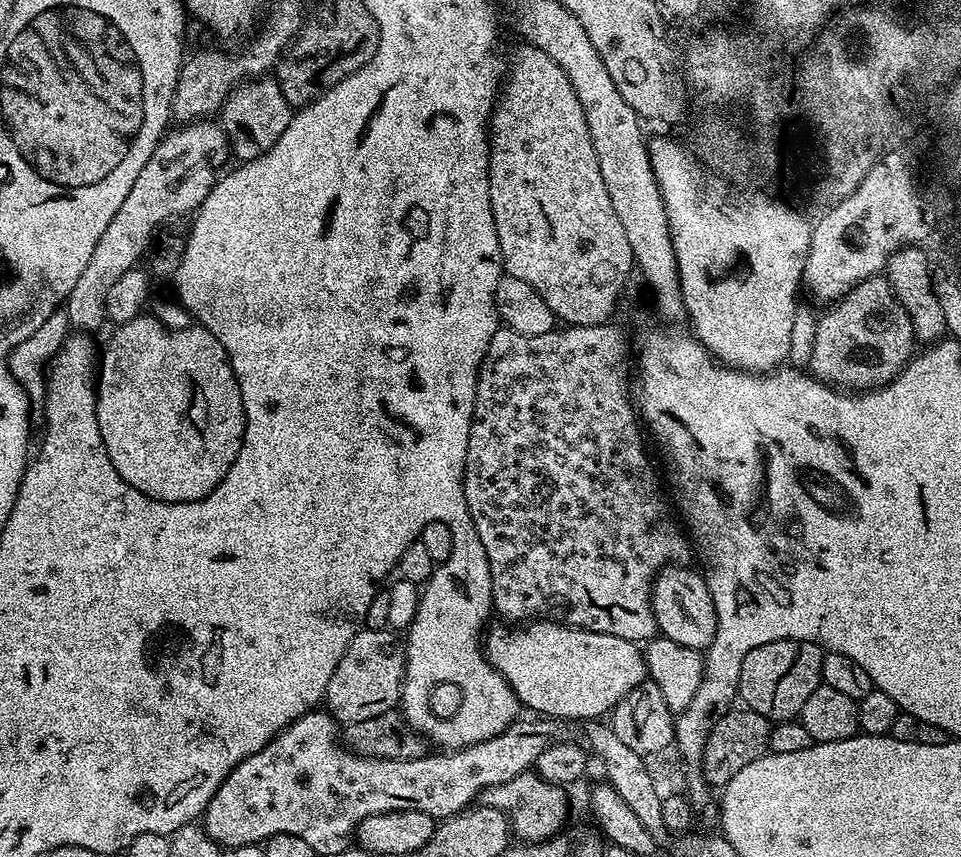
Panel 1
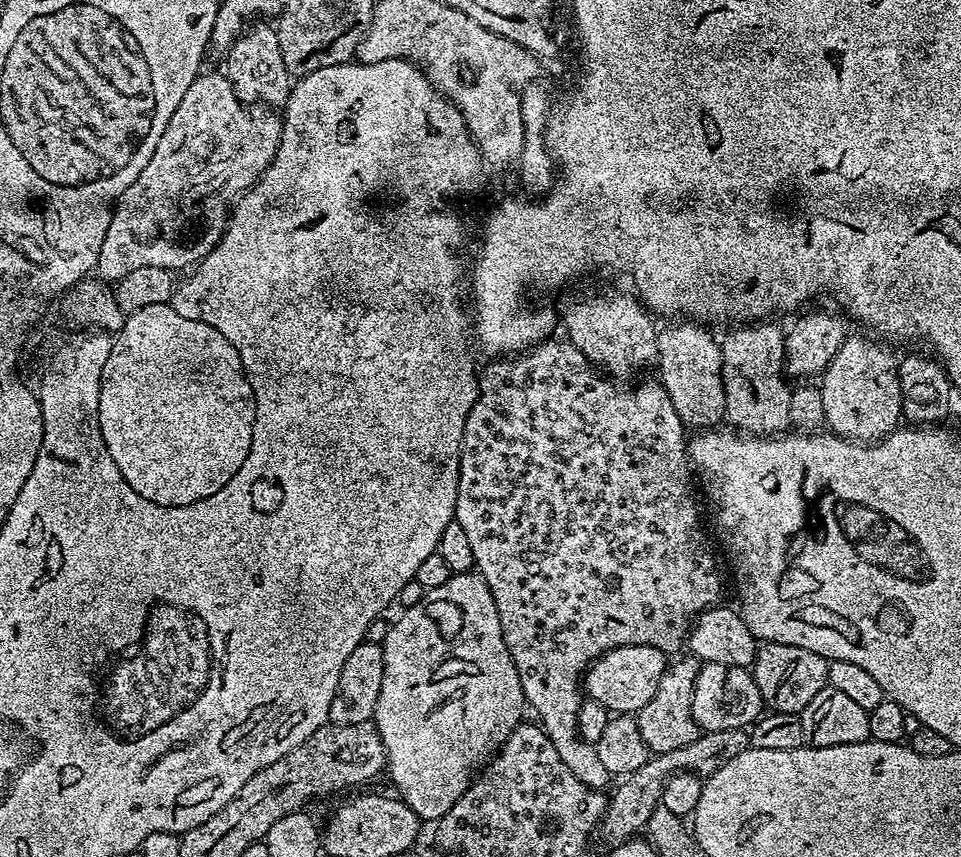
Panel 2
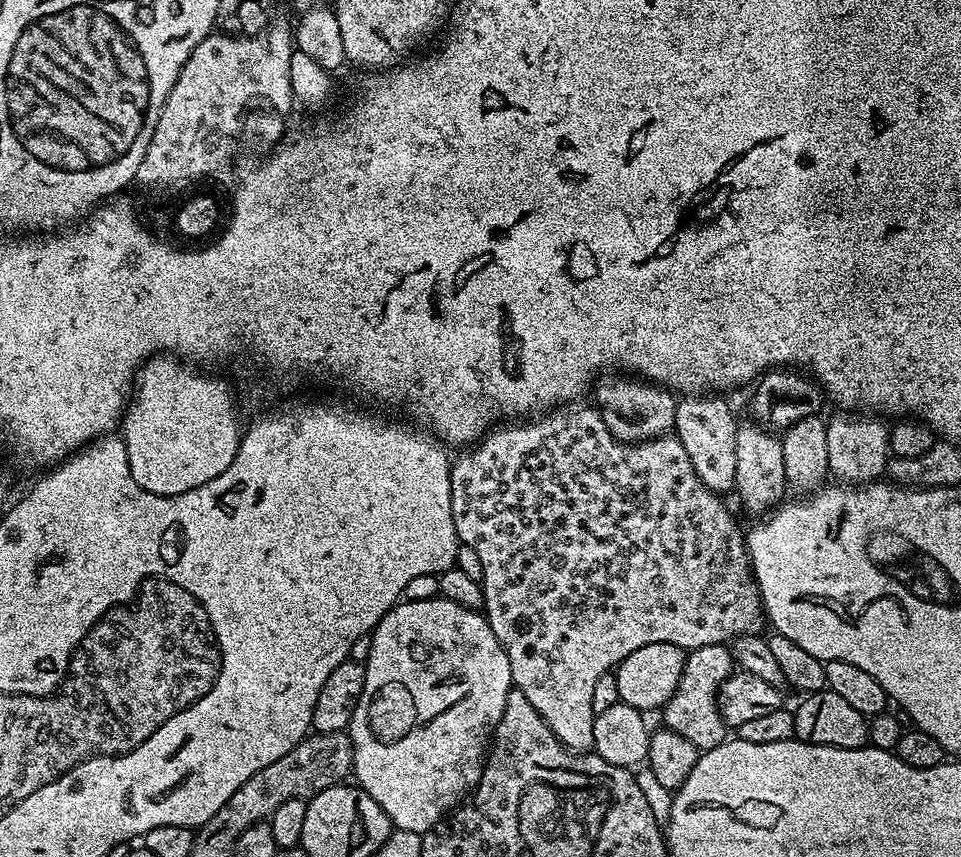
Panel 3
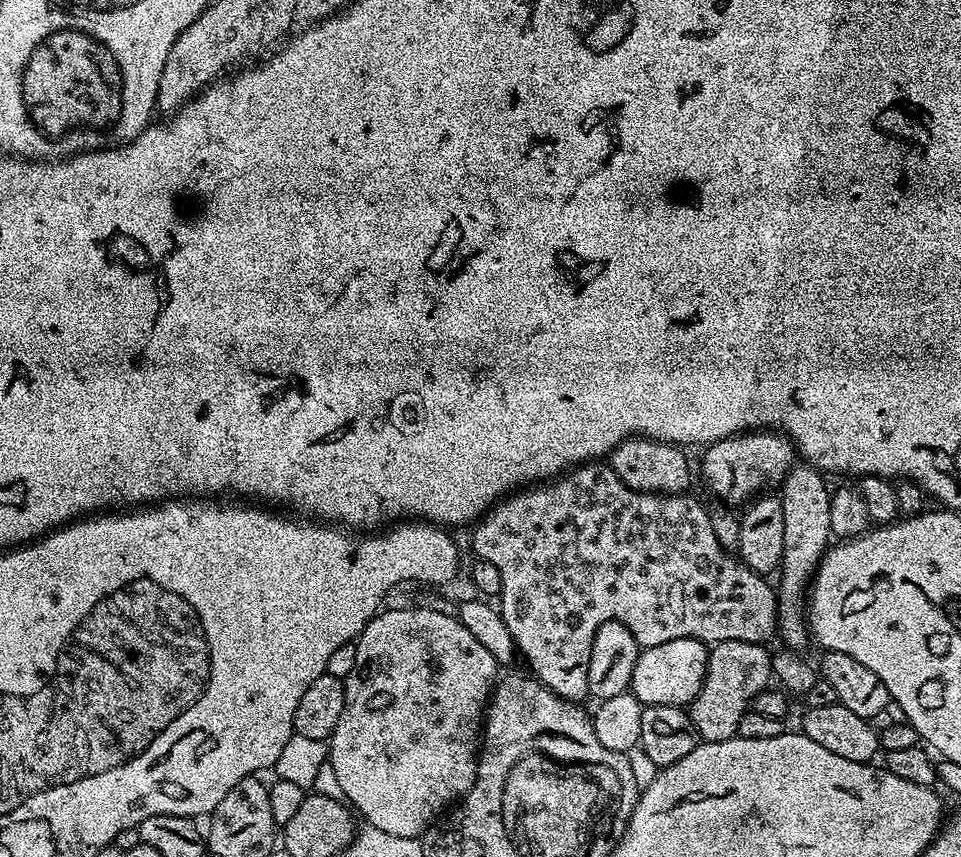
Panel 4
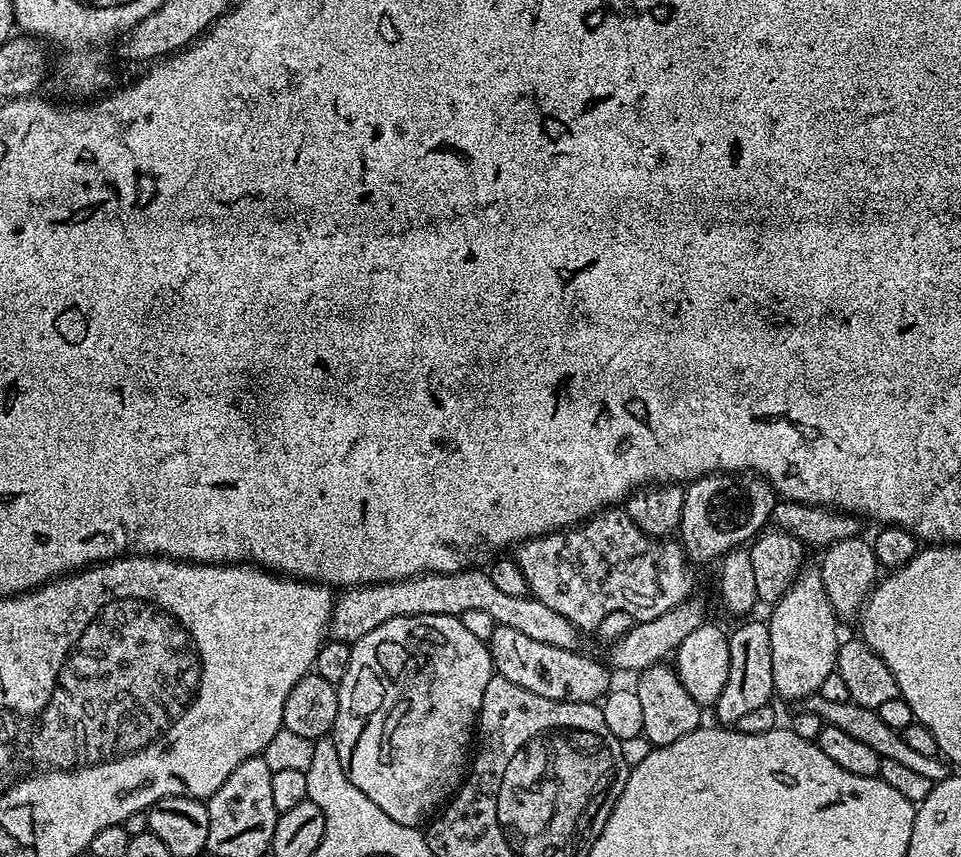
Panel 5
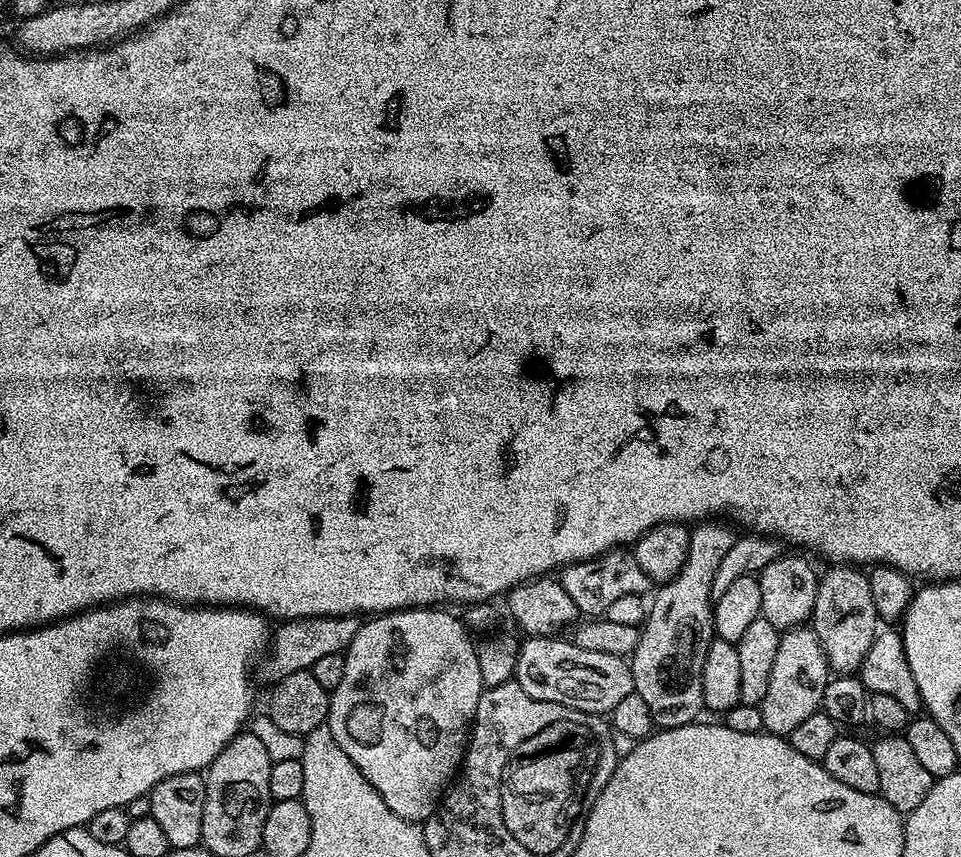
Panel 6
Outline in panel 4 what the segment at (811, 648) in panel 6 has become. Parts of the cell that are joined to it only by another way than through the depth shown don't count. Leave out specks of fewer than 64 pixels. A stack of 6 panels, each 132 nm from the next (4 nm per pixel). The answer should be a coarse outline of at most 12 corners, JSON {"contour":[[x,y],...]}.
{"contour":[[797,462],[778,489],[785,524],[779,639],[810,644],[806,601],[833,539],[825,473]]}

